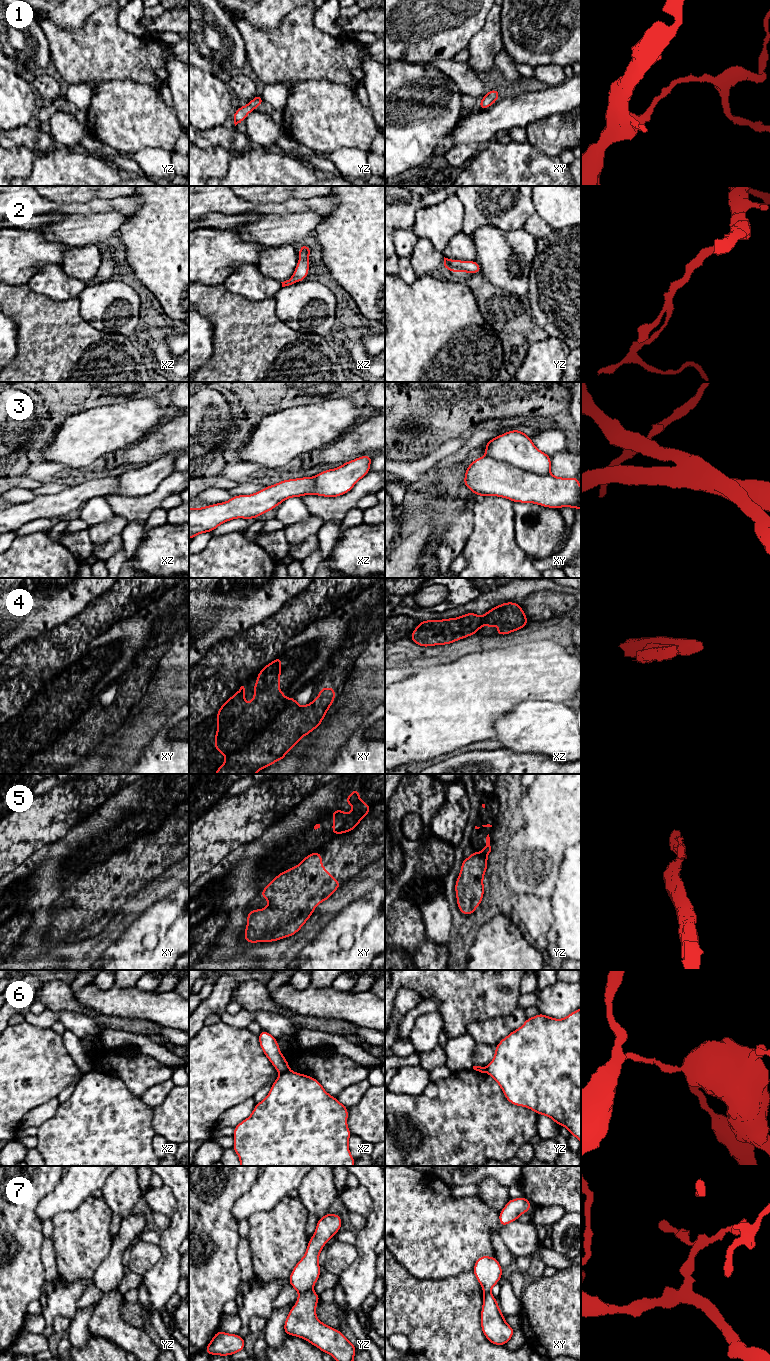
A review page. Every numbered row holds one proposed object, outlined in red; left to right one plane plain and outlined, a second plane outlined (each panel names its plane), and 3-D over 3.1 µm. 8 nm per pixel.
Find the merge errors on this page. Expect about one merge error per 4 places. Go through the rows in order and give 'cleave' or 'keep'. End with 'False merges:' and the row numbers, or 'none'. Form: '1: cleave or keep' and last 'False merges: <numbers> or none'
1: keep
2: keep
3: keep
4: cleave
5: cleave
6: cleave
7: cleave
False merges: 4, 5, 6, 7

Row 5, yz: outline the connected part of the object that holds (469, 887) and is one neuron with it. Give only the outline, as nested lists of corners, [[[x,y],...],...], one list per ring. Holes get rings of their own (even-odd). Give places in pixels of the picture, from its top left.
[[[472,850],[470,858],[463,858],[460,874],[455,882],[459,911],[463,915],[475,913],[484,896],[483,878],[488,866],[487,858]]]

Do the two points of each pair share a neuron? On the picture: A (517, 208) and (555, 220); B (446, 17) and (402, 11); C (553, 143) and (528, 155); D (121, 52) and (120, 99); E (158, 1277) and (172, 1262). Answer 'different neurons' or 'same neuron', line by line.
A: different neurons
B: same neuron
C: different neurons
D: different neurons
E: same neuron

